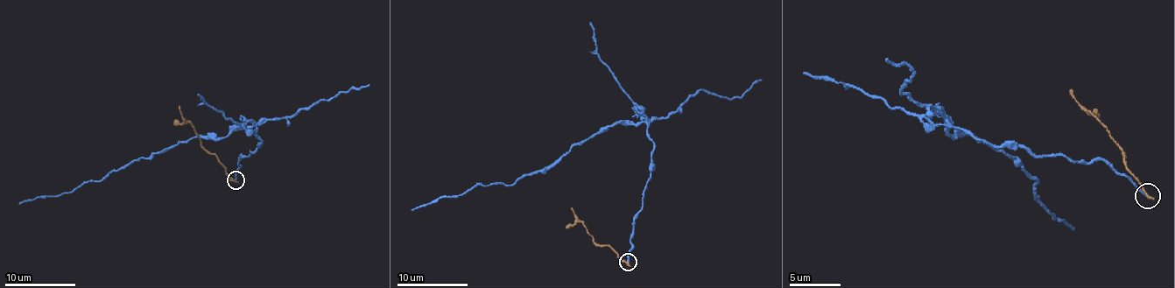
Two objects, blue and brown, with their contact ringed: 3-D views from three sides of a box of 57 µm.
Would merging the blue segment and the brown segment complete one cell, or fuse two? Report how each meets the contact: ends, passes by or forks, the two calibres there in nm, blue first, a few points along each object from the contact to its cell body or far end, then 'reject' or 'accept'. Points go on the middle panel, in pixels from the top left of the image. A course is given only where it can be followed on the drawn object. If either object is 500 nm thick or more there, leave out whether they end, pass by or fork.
blue ends | brown ends | 200/240 nm | blue via (628, 262), (630, 235), (651, 172), (646, 122), (601, 128), (511, 184), (476, 184), (411, 209) | brown via (628, 262), (608, 246), (598, 246), (587, 228), (573, 214), (572, 207) | reject

